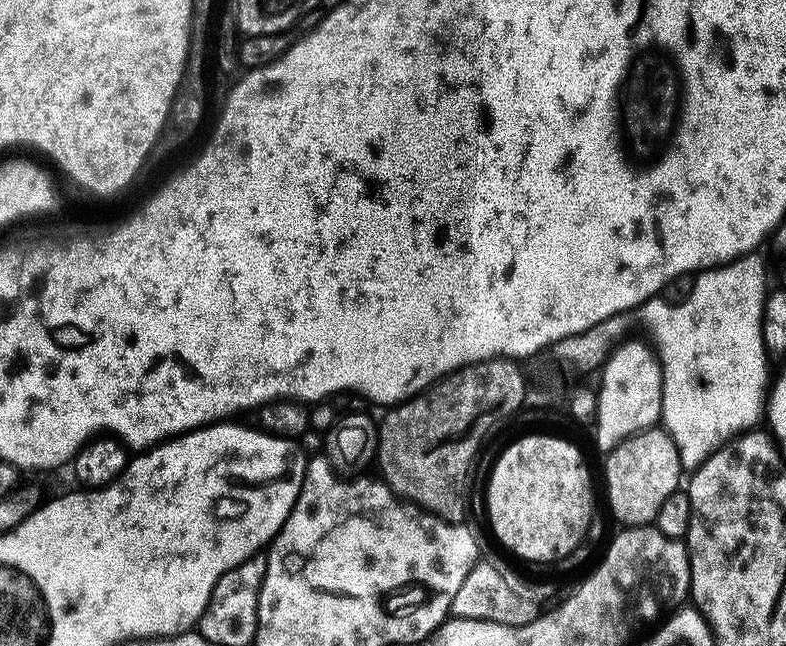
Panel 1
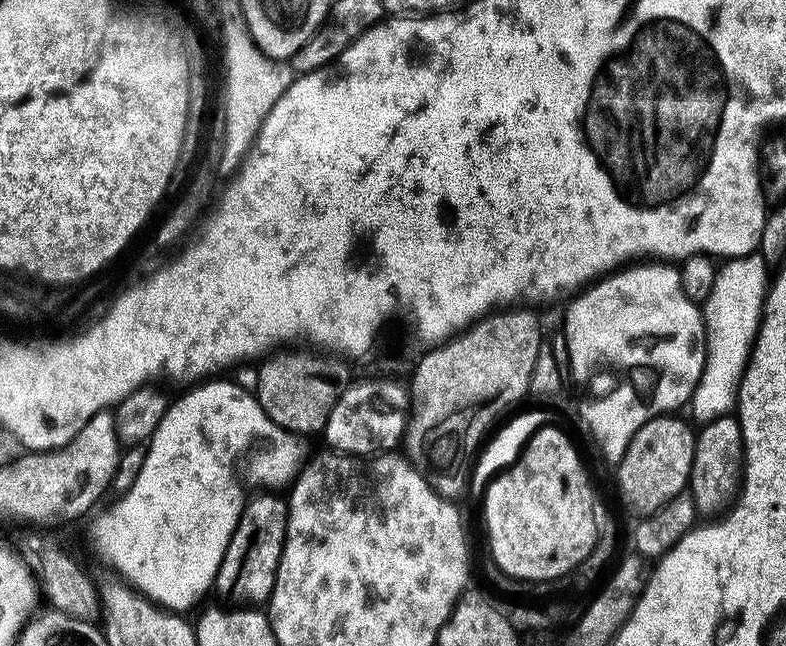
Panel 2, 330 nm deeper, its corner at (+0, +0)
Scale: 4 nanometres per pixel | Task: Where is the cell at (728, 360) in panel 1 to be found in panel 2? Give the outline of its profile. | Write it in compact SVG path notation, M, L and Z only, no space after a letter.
M759 254L738 256L719 265L714 278L714 290L710 290L708 299L702 305L706 345L704 369L690 401L691 419L700 420L701 425L717 420L719 416L729 415L737 407L740 383L748 358L752 355L760 317L764 315L764 298L770 284L768 271L769 265Z

